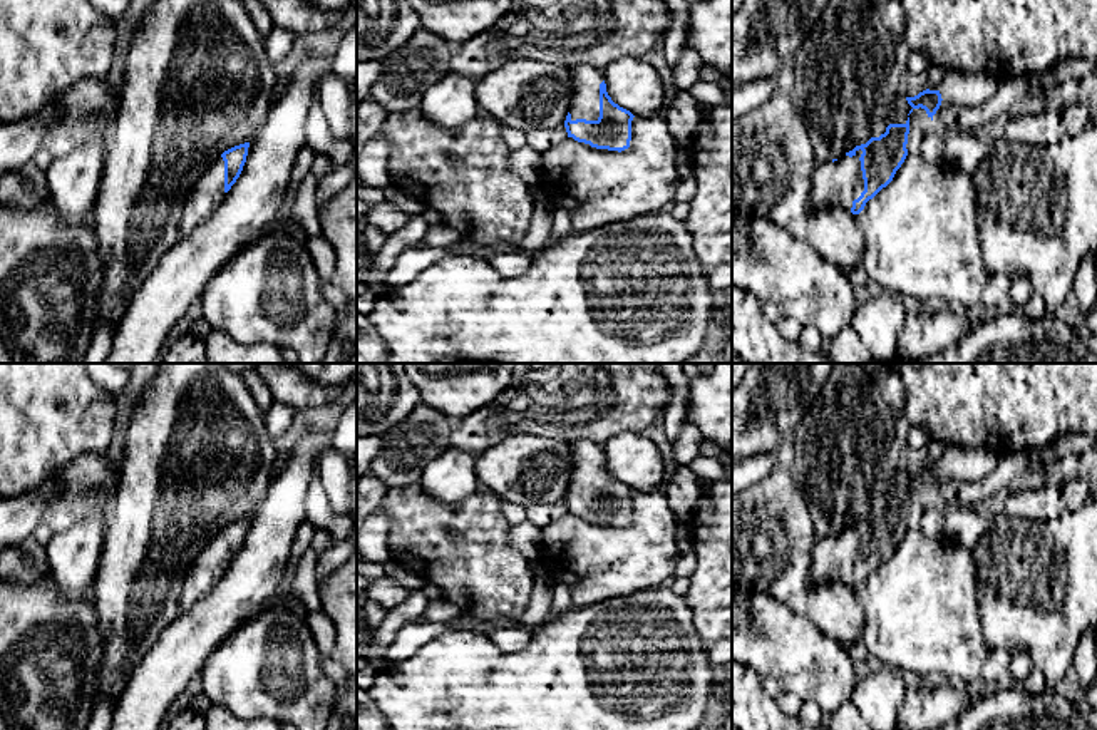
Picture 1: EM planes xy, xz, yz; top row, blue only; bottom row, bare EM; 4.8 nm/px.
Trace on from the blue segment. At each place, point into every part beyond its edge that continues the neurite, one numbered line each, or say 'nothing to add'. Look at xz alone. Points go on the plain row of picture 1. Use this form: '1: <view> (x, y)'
1: xz (585, 479)

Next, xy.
1: xy (208, 568)

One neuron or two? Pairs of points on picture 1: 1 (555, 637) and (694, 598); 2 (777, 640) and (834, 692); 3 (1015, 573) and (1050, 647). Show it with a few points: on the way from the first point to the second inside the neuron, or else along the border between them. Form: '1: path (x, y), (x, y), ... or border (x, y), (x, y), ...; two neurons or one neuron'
1: border (684, 596), (694, 628), (700, 637); two neurons
2: path (791, 650), (821, 678); one neuron
3: path (1034, 591), (1042, 600), (1049, 628); one neuron

